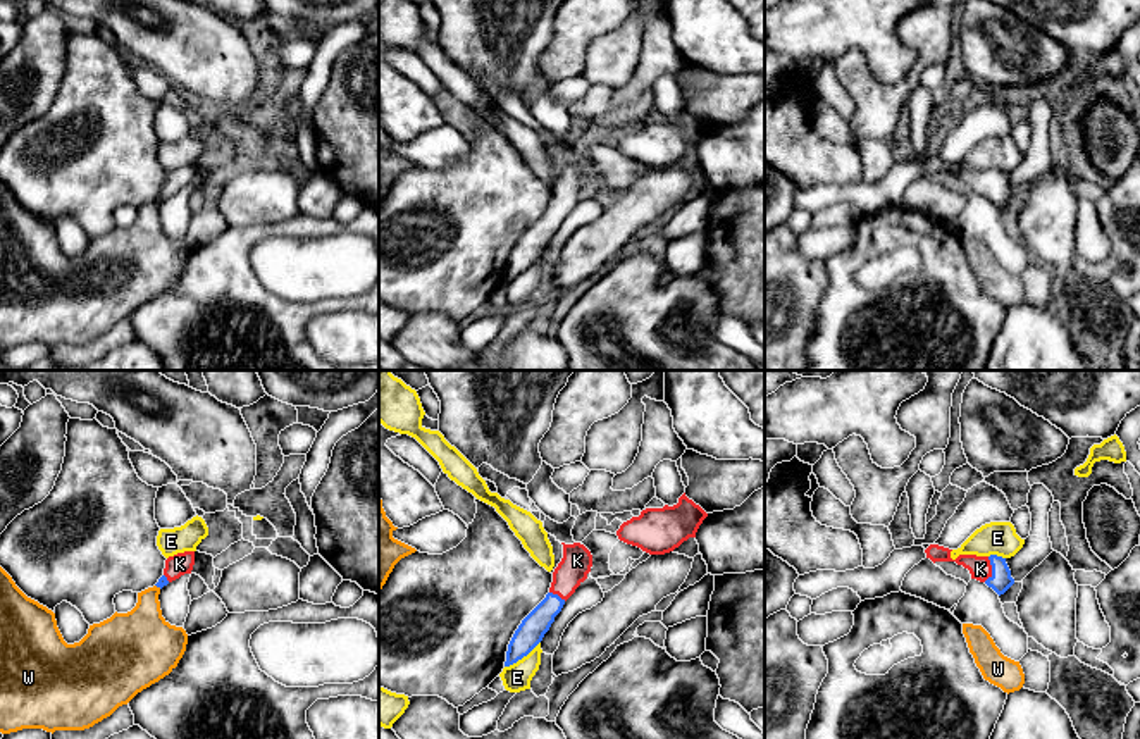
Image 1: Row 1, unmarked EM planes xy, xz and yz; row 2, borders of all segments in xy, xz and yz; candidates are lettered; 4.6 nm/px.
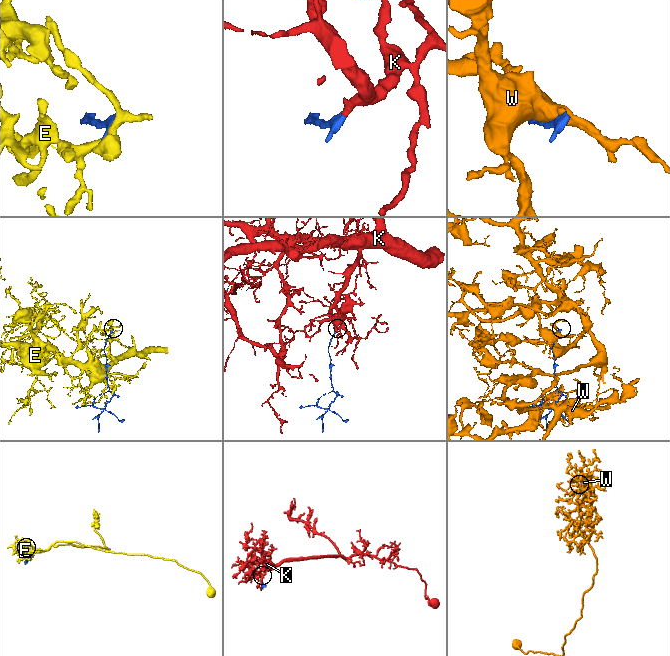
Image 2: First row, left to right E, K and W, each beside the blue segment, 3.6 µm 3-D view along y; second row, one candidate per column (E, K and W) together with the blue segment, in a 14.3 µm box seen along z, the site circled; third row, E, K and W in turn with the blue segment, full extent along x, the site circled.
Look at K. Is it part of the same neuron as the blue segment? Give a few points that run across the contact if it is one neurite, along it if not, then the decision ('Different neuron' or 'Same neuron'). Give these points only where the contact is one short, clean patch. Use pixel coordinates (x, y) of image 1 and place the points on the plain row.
Line: yz (1001, 195), (992, 183), (980, 183). Same neuron

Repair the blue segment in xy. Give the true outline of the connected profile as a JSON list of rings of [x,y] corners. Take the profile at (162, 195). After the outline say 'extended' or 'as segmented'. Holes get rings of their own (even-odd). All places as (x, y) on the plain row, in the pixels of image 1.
[[[184,165],[184,167],[169,171],[165,174],[164,189],[158,193],[155,200],[162,203],[164,200],[179,193],[181,189],[191,188],[193,179],[195,179],[195,165]]]; extended

